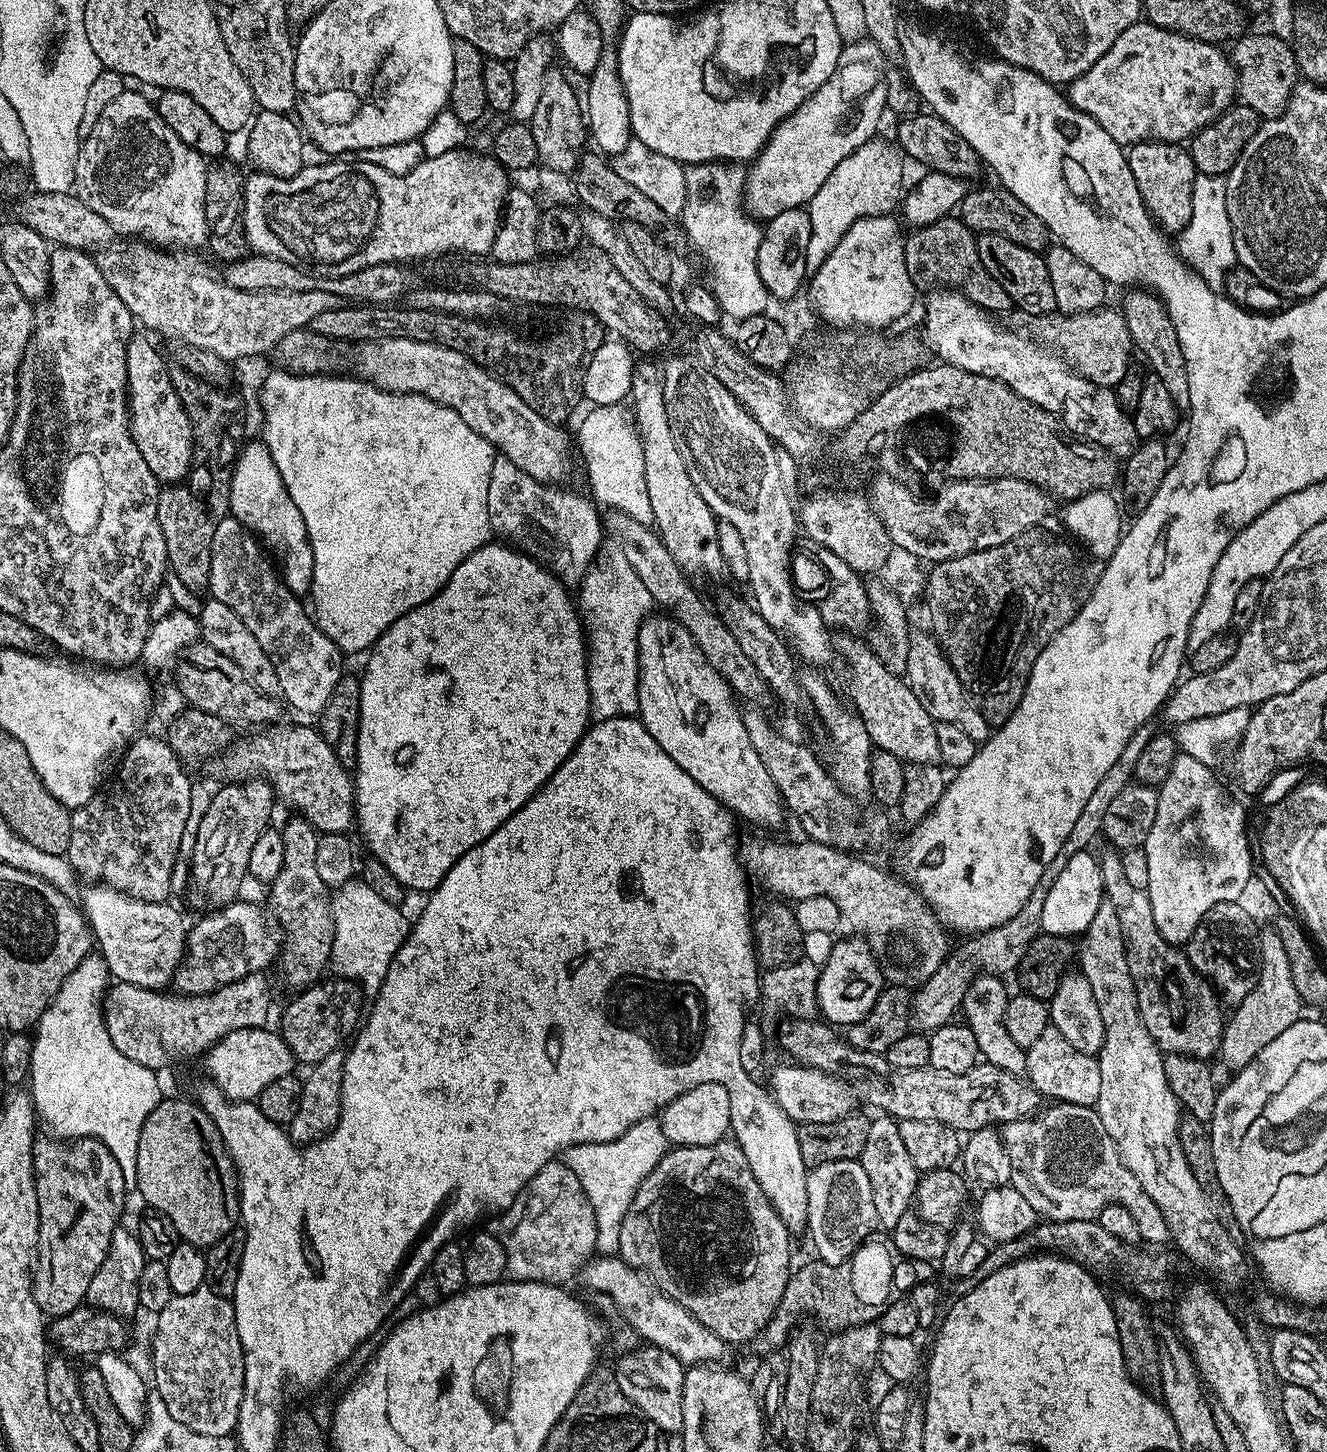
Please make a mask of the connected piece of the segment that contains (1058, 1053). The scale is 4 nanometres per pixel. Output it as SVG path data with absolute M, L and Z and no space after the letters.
M1049 1026L1036 1040L1027 1045L1028 1071L1027 1077L1033 1087L1045 1097L1050 1097L1053 1101L1072 1104L1095 1105L1098 1094L1102 1090L1102 1070L1100 1062L1096 1056L1082 1054L1082 1050L1076 1050L1074 1046L1066 1040L1065 1035L1058 1034L1058 1030Z

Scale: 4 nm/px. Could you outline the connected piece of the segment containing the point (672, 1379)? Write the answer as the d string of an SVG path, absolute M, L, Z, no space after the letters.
M640 1346L635 1350L623 1353L617 1364L614 1364L616 1381L627 1398L640 1413L650 1422L654 1422L665 1434L679 1433L684 1427L682 1410L682 1390L684 1389L685 1365L669 1352L660 1348Z

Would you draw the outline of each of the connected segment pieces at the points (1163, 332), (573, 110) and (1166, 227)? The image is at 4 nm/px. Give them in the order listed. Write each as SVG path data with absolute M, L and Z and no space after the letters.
M1148 290L1132 292L1122 303L1122 311L1126 318L1126 326L1132 335L1132 342L1137 353L1140 352L1148 359L1155 375L1166 386L1170 398L1176 403L1177 409L1187 409L1190 390L1188 389L1188 375L1186 362L1182 354L1182 346L1178 340L1178 330L1174 330L1170 314L1164 309L1164 302L1159 296Z
M551 68L547 74L545 74L542 84L542 93L533 118L529 121L528 125L535 136L539 163L543 165L544 168L549 168L550 170L558 170L569 174L575 173L577 165L581 160L581 155L586 148L584 147L584 140L586 144L588 131L584 109L578 104L578 98L575 97L573 87L570 86L567 73L563 69L560 71L558 68Z
M1151 139L1142 144L1133 144L1127 149L1130 174L1138 186L1138 194L1157 228L1165 234L1179 234L1190 222L1190 212L1194 210L1194 178L1198 175L1192 153L1187 147L1167 140Z

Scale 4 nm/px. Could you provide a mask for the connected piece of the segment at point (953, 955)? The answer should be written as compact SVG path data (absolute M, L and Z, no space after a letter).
M1042 874L1039 879L1038 886L1034 888L1034 893L1031 894L1027 900L1026 906L1022 908L1010 920L1010 922L1003 923L1000 927L994 927L990 931L984 931L975 933L970 937L967 937L960 946L956 945L949 951L947 957L943 963L936 969L933 969L927 980L921 983L920 989L922 989L917 996L913 997L910 1004L910 1016L913 1025L924 1032L933 1032L941 1028L943 1025L951 1023L951 1020L955 1012L958 1012L962 1007L965 1000L966 990L969 989L972 982L976 979L978 971L982 969L987 975L999 975L1006 976L1006 973L1012 971L1012 973L1019 969L1020 962L1026 954L1026 950L1029 949L1030 942L1034 940L1036 936L1041 935L1043 928L1042 924L1042 909L1044 903L1046 903L1046 897L1050 892L1050 888L1054 886L1057 878Z

